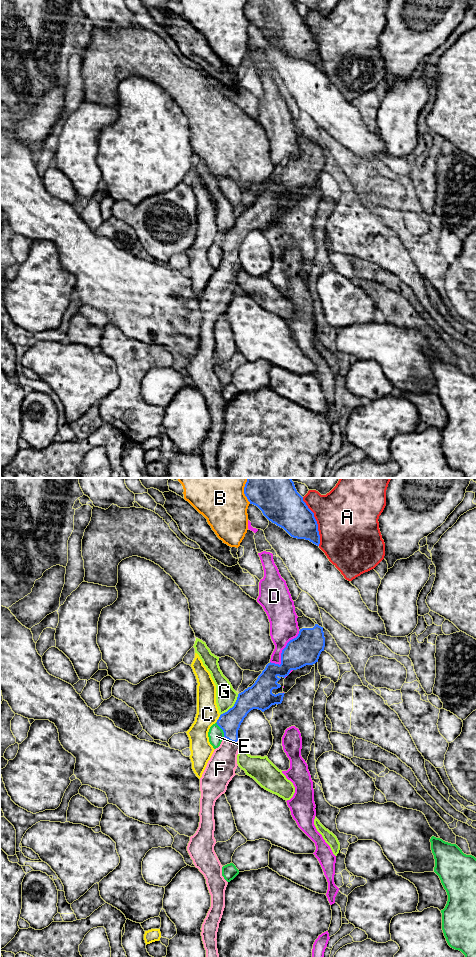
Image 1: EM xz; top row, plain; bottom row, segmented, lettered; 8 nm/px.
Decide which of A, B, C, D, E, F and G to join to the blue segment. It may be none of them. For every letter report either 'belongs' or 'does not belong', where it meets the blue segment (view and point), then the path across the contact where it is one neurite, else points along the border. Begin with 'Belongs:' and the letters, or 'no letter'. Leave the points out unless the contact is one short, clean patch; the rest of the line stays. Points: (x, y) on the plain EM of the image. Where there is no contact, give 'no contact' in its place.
Belongs: F
A: does not belong | xz (316, 41)
B: does not belong | xz (244, 12)
C: does not belong | xz (218, 239)
D: does not belong | xz (282, 171)
E: does not belong | xz (221, 248)
F: belongs | xz (231, 261) | across xz (230, 241), (231, 261), (220, 289)
G: does not belong | xz (233, 226)

